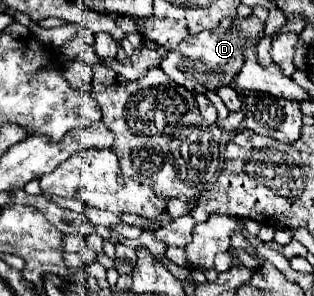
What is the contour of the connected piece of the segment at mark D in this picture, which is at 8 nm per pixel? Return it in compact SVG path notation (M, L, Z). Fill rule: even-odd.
M257 16L223 18L217 28L205 30L201 34L195 34L195 36L189 36L187 40L183 40L179 44L179 48L169 52L169 56L161 62L161 68L165 74L169 74L169 78L173 78L173 82L183 84L193 94L203 94L207 90L215 92L221 86L231 86L245 62L245 50L249 46L255 48L259 44L261 30L263 30L263 22ZM185 48L189 48L189 52ZM199 50L201 50L201 54L199 54Z

